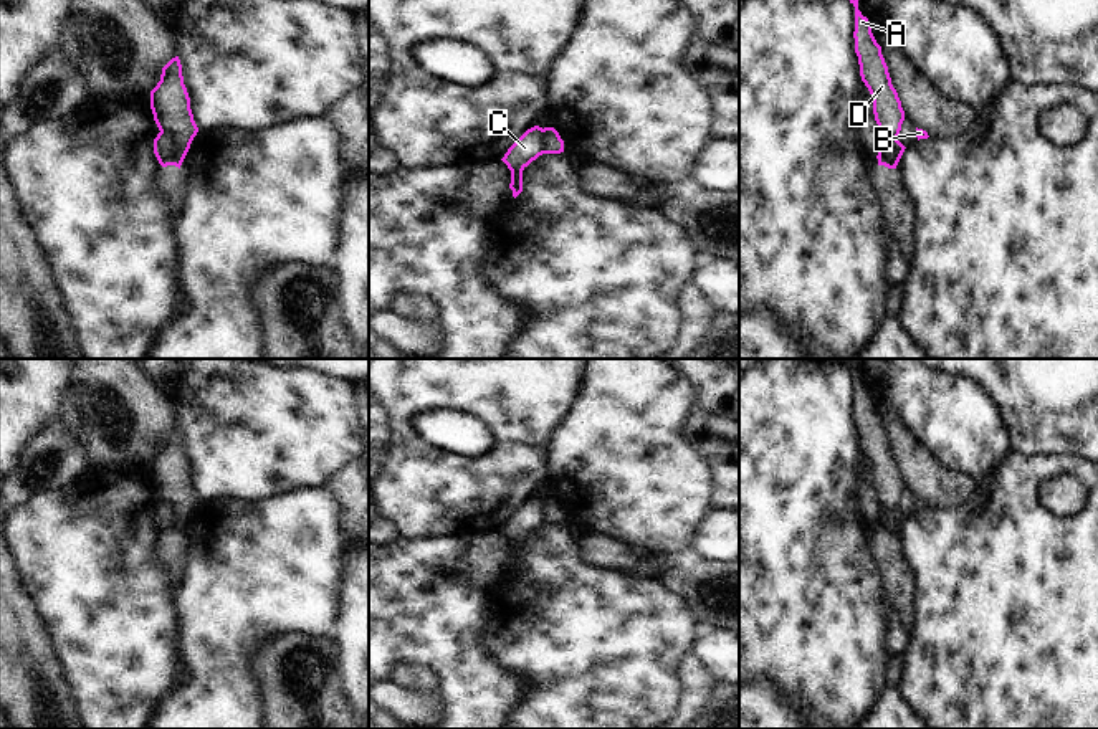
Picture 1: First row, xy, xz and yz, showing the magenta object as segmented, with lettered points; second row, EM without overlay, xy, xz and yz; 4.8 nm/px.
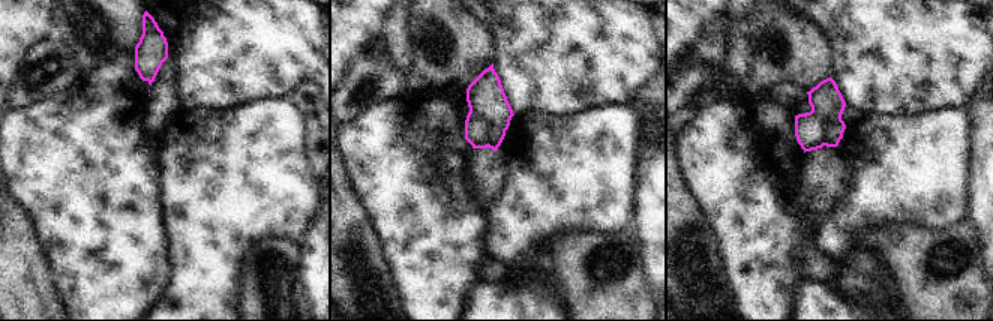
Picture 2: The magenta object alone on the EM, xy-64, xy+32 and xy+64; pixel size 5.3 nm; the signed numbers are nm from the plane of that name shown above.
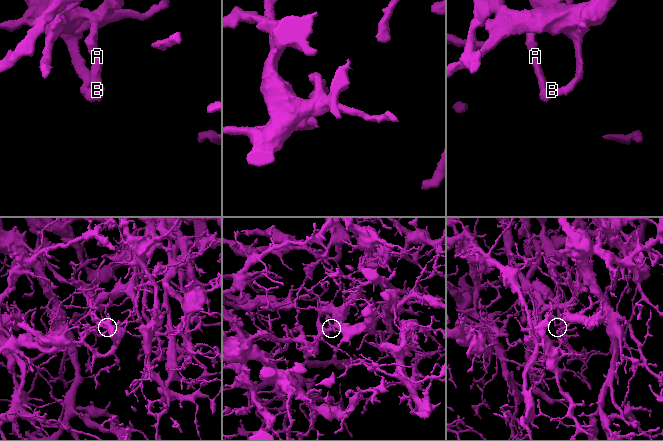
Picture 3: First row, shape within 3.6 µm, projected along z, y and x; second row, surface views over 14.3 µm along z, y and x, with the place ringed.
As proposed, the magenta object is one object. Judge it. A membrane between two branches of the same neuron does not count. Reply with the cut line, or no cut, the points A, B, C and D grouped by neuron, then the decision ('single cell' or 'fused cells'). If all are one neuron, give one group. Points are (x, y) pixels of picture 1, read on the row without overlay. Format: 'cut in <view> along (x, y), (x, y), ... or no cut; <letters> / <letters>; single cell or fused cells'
cut in xy along (161, 501), (169, 506), (174, 534); A D / B C; fused cells

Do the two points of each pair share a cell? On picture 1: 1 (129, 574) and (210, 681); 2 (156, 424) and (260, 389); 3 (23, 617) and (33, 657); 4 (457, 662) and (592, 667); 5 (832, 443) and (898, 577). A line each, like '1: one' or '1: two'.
1: two
2: two
3: one
4: two
5: two

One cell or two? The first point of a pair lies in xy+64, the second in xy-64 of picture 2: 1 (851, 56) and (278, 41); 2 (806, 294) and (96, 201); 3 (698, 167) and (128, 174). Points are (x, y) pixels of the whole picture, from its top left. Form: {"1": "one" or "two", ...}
{"1": "one", "2": "two", "3": "one"}

